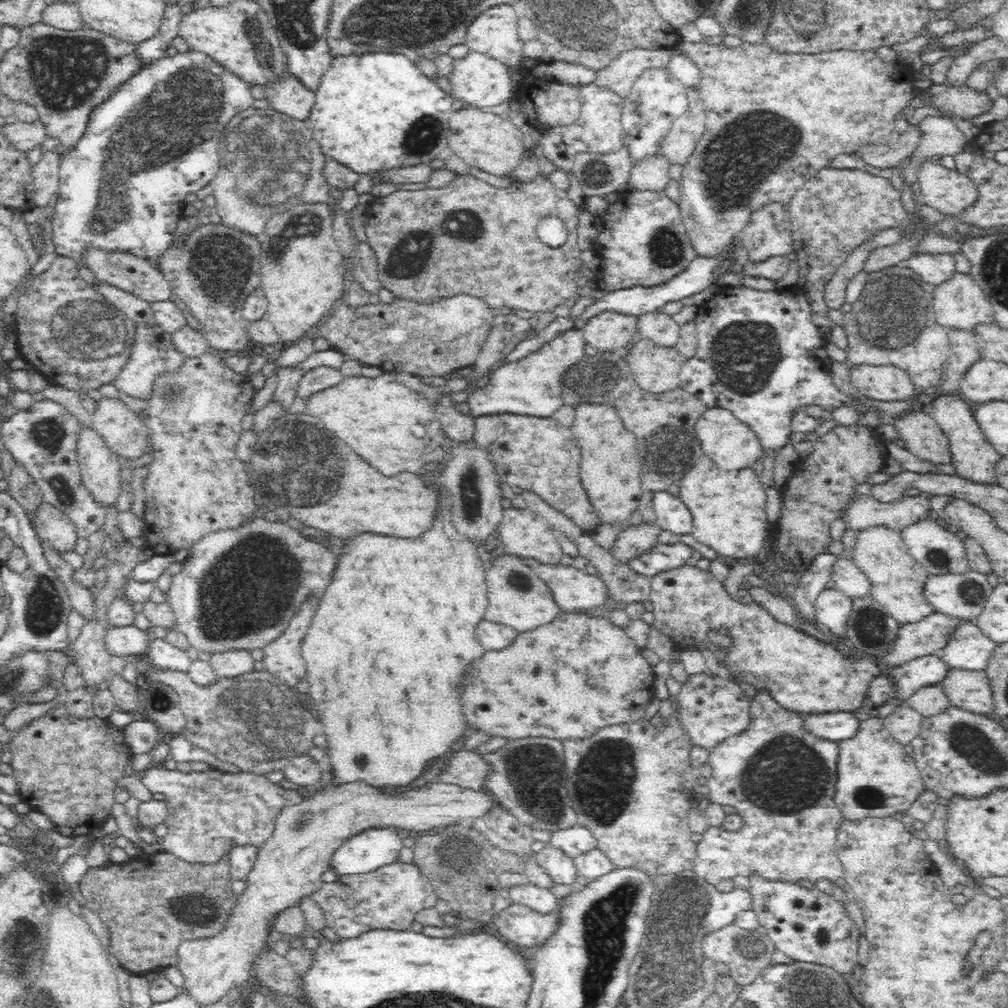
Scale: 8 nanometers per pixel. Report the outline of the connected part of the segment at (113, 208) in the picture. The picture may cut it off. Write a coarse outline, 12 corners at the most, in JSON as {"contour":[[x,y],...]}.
{"contour":[[148,62],[61,154],[53,244],[156,260],[252,85]]}

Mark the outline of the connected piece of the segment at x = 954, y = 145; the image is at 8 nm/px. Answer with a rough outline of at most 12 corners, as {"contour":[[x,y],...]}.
{"contour":[[947,117],[919,122],[920,144],[903,182],[913,184],[926,161],[957,156],[971,142]]}

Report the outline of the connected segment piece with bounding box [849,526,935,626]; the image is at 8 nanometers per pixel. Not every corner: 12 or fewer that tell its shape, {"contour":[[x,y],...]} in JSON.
{"contour":[[899,530],[857,531],[850,560],[900,626],[934,614]]}

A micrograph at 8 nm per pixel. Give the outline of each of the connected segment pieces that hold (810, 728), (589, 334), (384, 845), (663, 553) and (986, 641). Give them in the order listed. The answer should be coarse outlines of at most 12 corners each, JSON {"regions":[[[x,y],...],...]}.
{"regions":[[[852,711],[803,715],[814,738],[843,741],[857,733]],[[603,310],[582,328],[590,346],[623,352],[636,315]],[[370,828],[334,853],[338,875],[366,874],[398,861],[394,828]],[[658,542],[630,568],[646,577],[686,565],[686,543]],[[974,622],[933,652],[950,669],[984,671],[997,644]]]}

